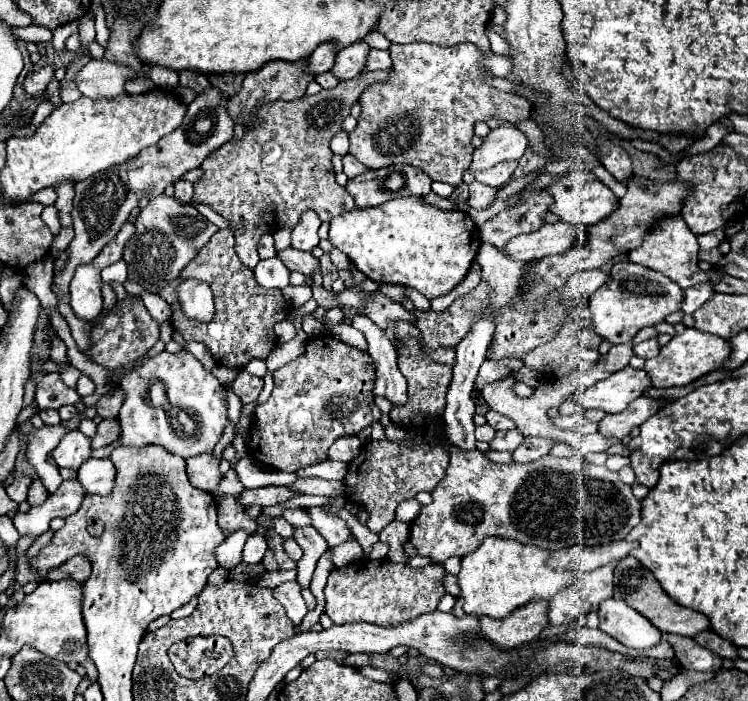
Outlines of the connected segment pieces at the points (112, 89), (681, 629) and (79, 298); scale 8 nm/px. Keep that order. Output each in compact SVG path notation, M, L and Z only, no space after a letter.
M107 59L87 63L87 67L83 67L83 71L79 71L77 75L77 85L79 91L85 97L91 99L99 99L99 97L113 97L113 95L121 95L125 81L133 79L137 73L131 71L131 67L127 65L119 65L119 63L111 63Z
M625 557L617 563L617 567L615 567L615 595L613 597L623 599L629 607L633 607L637 613L641 613L645 619L649 619L655 627L659 627L659 631L691 637L691 635L697 635L699 631L709 629L707 617L703 617L701 613L691 611L687 607L681 607L673 599L669 599L667 593L659 587L659 583L655 583L655 577L651 575L651 571L647 571L647 567L643 567L633 557Z
M125 223L115 235L115 239L109 241L91 263L77 267L75 277L71 281L71 307L79 319L93 321L103 311L101 271L123 257L123 247L133 233L135 225Z

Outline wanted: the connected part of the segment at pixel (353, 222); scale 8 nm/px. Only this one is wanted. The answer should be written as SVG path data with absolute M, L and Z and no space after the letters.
M399 197L373 209L353 209L347 215L339 215L331 221L329 241L337 249L339 245L345 245L345 253L351 257L355 267L369 279L377 283L397 283L413 287L427 299L447 295L467 275L481 245L479 231L467 213L437 209L425 203L421 197Z

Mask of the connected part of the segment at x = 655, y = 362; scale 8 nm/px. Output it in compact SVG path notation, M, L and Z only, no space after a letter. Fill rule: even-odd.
M685 329L683 333L677 333L665 347L661 347L659 355L645 361L645 371L651 379L651 385L655 389L669 389L669 387L683 387L691 381L703 377L705 373L721 367L727 361L727 355L731 353L725 339L717 335L707 335L703 331Z

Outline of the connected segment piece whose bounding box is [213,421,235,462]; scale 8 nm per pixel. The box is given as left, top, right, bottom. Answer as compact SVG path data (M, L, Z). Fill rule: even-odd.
M228 421L228 424L226 425L223 435L221 439L218 441L217 445L215 446L215 449L213 451L214 456L218 459L220 462L222 459L222 452L223 450L232 443L232 440L234 439L234 427L233 424Z

